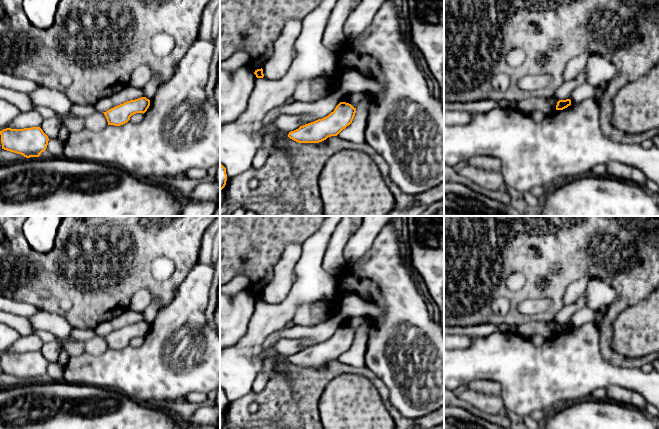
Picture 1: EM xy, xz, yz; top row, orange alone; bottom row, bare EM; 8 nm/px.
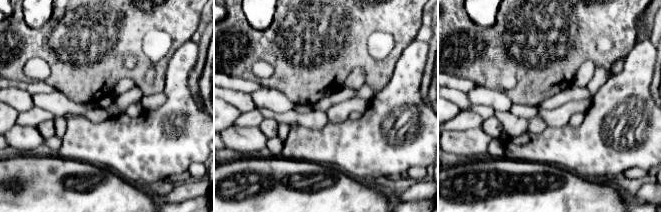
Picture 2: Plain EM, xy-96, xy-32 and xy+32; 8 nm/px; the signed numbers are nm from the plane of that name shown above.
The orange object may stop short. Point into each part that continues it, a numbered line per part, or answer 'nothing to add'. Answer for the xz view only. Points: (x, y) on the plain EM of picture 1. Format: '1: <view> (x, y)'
nothing to add

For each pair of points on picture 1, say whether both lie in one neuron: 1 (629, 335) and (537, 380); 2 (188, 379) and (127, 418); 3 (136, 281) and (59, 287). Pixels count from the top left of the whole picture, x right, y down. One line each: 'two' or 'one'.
1: two
2: two
3: one

